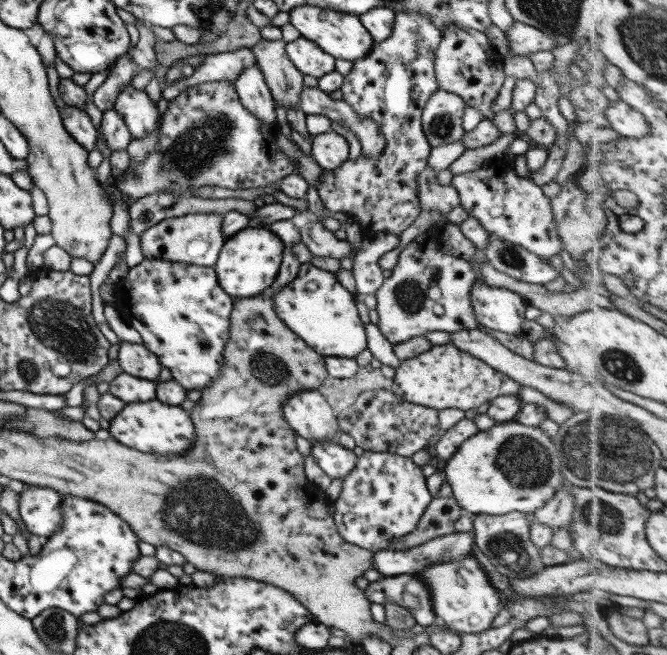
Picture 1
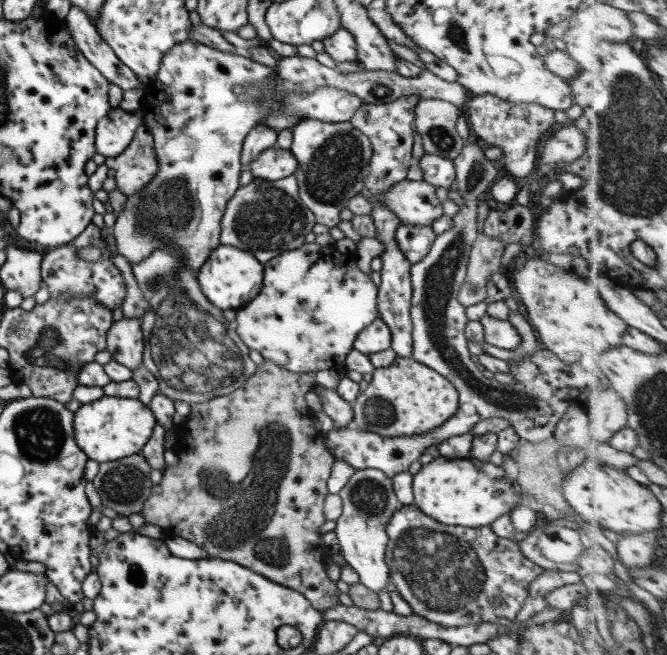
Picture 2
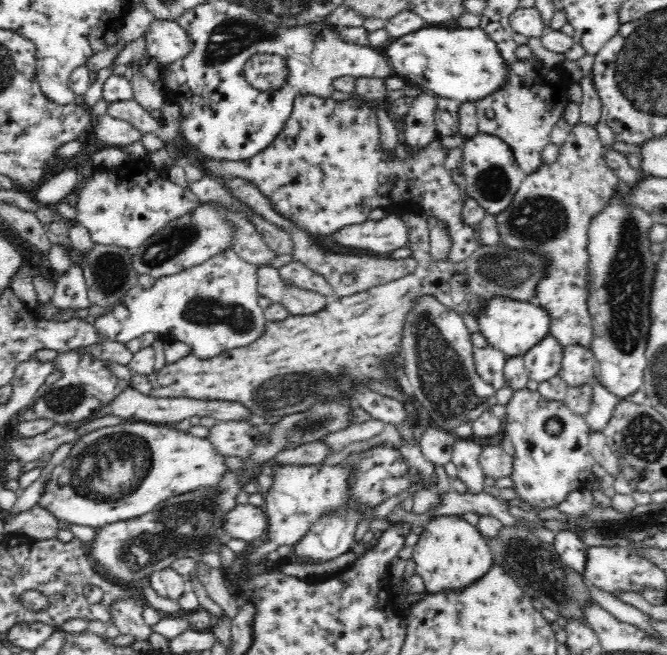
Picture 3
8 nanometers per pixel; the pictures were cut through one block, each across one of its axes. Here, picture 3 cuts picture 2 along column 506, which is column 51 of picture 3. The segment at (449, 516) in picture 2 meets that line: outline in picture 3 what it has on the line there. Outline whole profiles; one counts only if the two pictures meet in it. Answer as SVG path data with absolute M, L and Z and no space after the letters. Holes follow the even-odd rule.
M132 420L99 428L80 437L72 446L67 458L52 471L52 477L38 504L63 522L96 530L114 522L148 514L156 504L170 496L194 492L198 488L214 488L222 480L222 474L226 474L224 455L216 452L208 437L196 437L192 433L175 429L173 425Z

